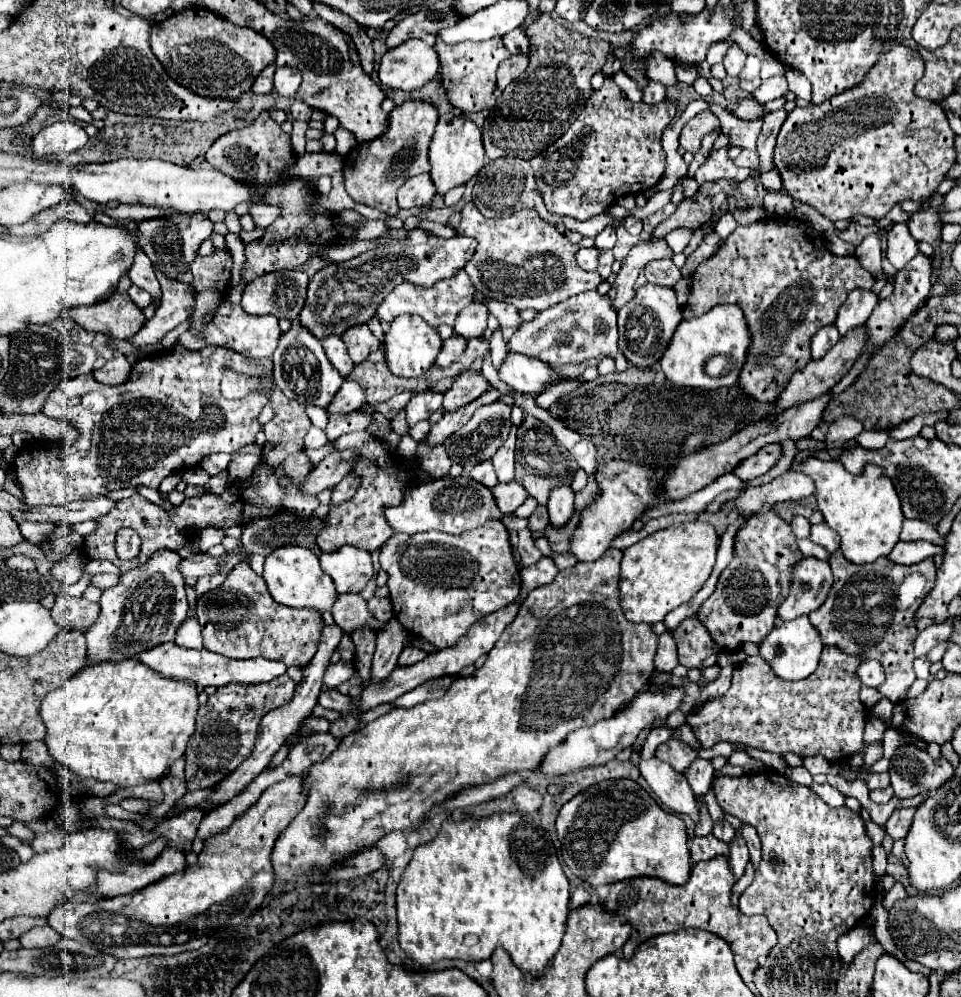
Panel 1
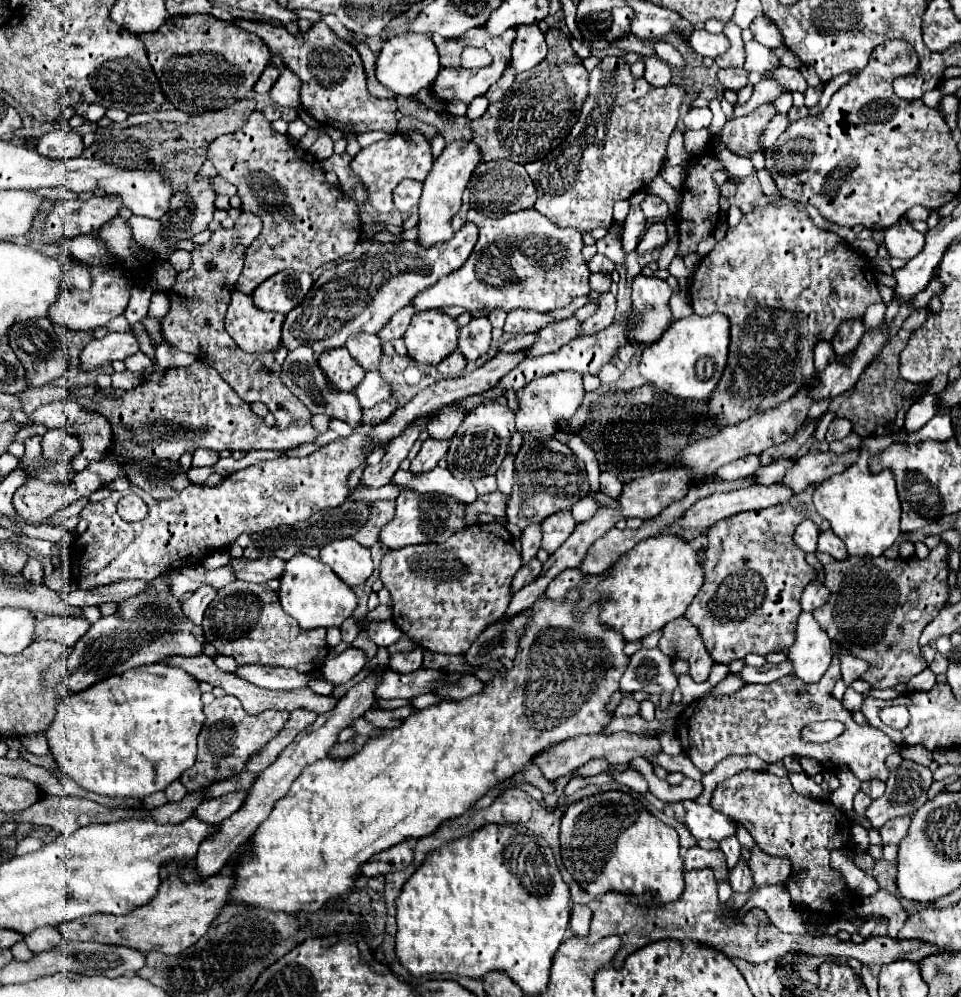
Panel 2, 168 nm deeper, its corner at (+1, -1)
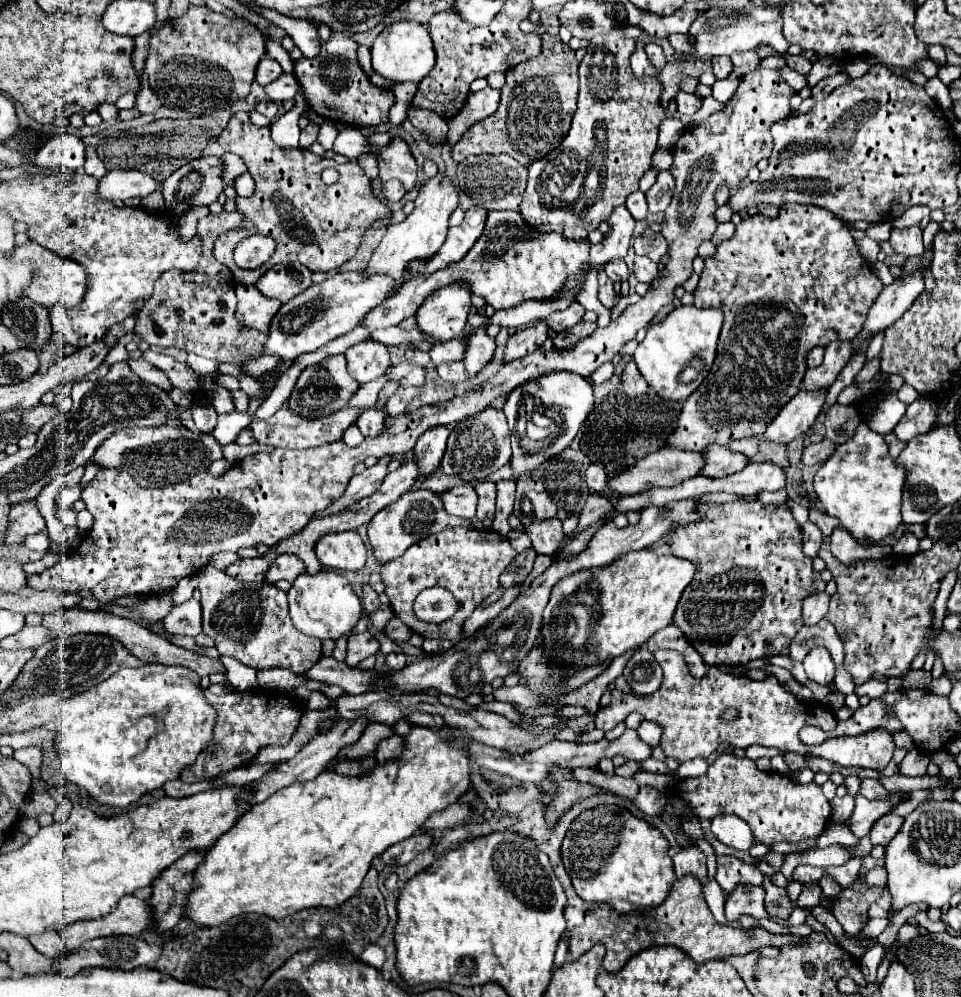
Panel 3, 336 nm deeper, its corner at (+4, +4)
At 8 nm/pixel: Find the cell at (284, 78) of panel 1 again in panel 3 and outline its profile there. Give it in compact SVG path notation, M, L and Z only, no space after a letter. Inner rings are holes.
M283 73L277 81L273 81L271 85L265 87L265 93L275 103L283 103L287 99L295 99L295 95L297 95L297 81L295 81L293 75Z

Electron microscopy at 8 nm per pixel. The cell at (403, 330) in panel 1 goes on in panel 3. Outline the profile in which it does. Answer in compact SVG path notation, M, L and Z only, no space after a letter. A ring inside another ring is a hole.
M447 285L431 293L417 311L417 325L441 341L453 339L467 323L471 297L473 293L467 293L463 285Z

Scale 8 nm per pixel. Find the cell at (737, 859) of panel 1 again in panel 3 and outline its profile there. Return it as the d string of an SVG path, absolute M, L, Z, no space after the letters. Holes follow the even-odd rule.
M741 885L737 887L725 905L725 917L727 921L739 921L743 915L753 917L753 919L763 919L767 917L767 911L763 907L765 899L765 889L763 887L751 887L751 885Z

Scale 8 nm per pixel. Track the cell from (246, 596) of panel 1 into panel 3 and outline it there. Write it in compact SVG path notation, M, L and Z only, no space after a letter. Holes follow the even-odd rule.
M213 565L199 573L199 591L203 607L203 633L215 639L221 655L239 659L253 669L281 667L295 673L307 673L321 657L321 643L303 637L293 625L287 609L287 593L271 583L239 583Z

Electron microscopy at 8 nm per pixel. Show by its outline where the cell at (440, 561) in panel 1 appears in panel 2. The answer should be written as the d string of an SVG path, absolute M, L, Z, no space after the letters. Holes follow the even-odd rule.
M490 522L490 524L474 524L474 526L466 526L464 530L460 530L458 534L452 534L446 542L442 544L418 544L418 546L404 546L402 550L386 550L384 556L382 556L382 564L380 564L380 578L384 582L384 586L390 590L392 594L392 620L396 622L396 626L402 630L402 634L406 634L416 646L422 646L430 652L440 652L440 654L464 654L470 644L478 638L478 634L500 620L500 616L506 612L506 606L510 604L510 584L512 584L512 578L514 574L518 572L518 568L522 566L522 558L520 554L514 550L512 546L512 536L510 532L506 530L506 526L498 524L498 522Z

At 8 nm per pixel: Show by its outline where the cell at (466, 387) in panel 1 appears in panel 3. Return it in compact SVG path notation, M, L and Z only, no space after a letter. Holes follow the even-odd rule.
M445 425L433 427L427 433L423 433L423 437L419 437L413 449L413 457L419 465L419 477L431 475L433 471L439 469L447 437L449 437L449 429Z

